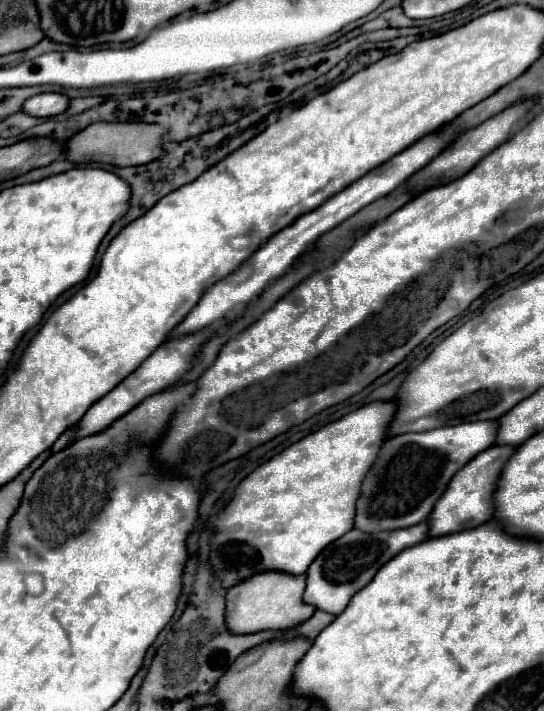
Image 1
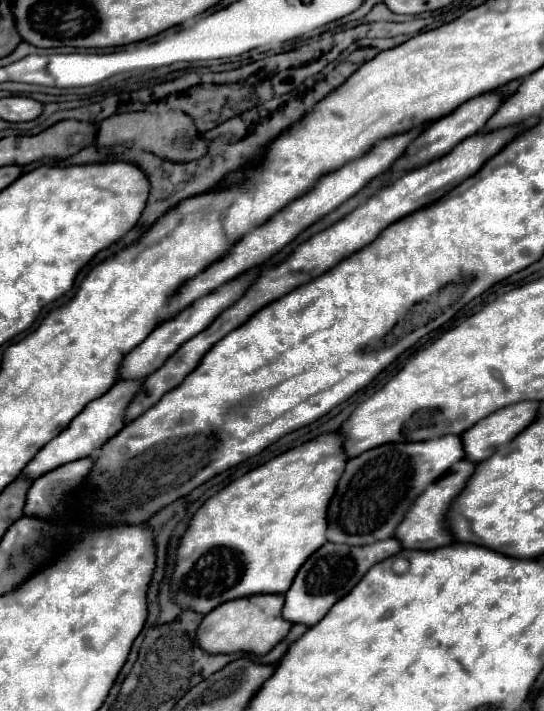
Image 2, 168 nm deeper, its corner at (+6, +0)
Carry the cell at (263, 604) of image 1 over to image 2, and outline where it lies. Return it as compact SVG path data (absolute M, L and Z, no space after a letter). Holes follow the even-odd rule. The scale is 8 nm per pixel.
M261 593L261 595L249 595L249 597L233 599L229 603L221 603L219 607L215 607L203 617L203 623L199 625L199 631L197 631L199 645L207 653L247 651L253 655L265 655L279 641L283 641L289 629L293 627L281 615L283 603L285 603L283 593Z

